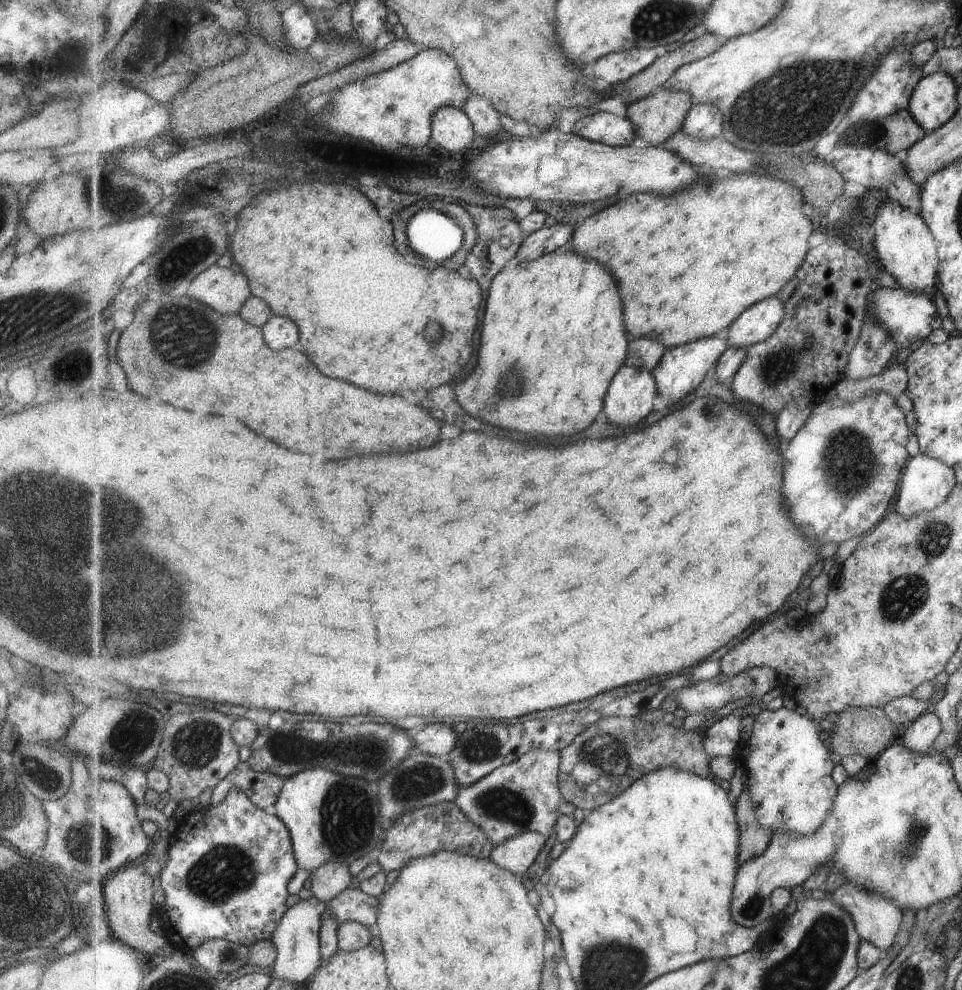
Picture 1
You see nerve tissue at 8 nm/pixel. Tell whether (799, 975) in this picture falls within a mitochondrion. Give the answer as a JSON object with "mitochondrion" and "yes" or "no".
{"mitochondrion":"yes"}

